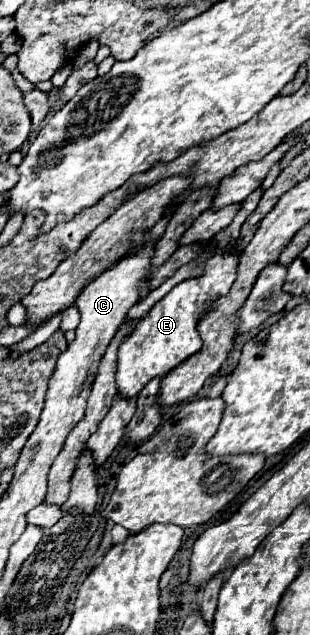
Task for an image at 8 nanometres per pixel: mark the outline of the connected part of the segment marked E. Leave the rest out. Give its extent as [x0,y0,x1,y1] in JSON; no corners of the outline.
[116,254,238,398]

